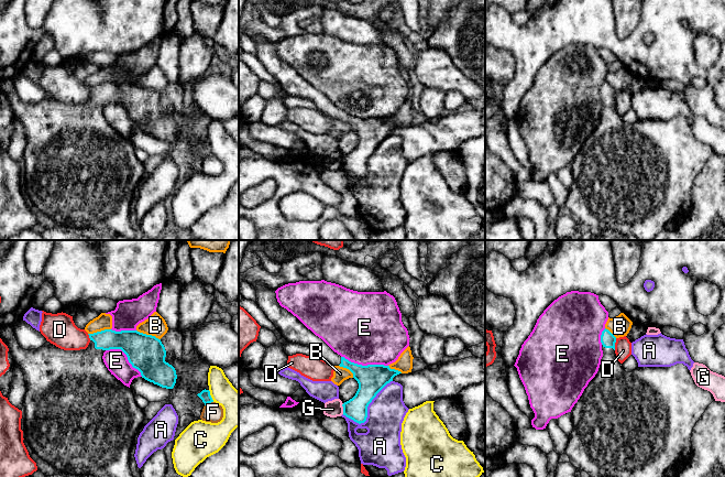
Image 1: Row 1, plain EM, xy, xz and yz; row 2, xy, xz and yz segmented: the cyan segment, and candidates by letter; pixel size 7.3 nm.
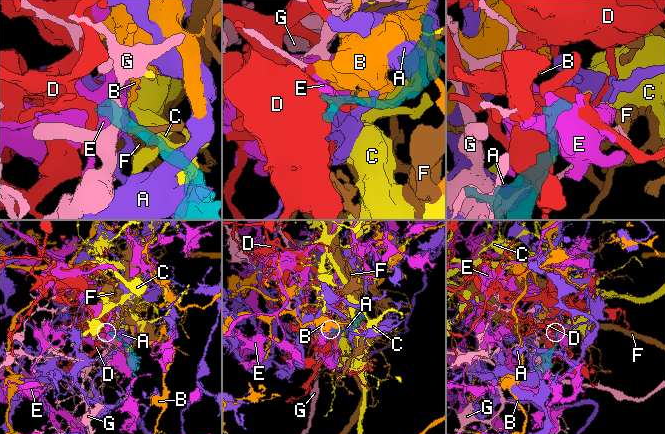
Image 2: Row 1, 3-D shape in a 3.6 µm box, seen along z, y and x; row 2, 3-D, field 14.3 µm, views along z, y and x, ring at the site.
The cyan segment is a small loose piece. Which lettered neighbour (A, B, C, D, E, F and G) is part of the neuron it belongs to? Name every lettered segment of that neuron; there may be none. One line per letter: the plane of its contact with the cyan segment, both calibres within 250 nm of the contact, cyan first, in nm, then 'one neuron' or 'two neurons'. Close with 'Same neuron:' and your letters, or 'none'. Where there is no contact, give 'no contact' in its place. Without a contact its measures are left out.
A: meets cyan in xz; 200 nm thick on the cyan side, 280 nm on the other; two neurons
B: meets cyan in xy; 280 nm thick on the cyan side, 160 nm on the other; two neurons
C: meets cyan in xy; 80 nm thick on the cyan side, 220 nm on the other; two neurons
D: meets cyan in yz; 110 nm thick on the cyan side, 130 nm on the other; two neurons
E: meets cyan in xz; 200 nm thick on the cyan side, 480 nm on the other; two neurons
F: meets cyan in xy; 80 nm thick on the cyan side, 150 nm on the other; two neurons
G: meets cyan in xz; 160 nm thick on the cyan side, 120 nm on the other; two neurons
Same neuron: none

